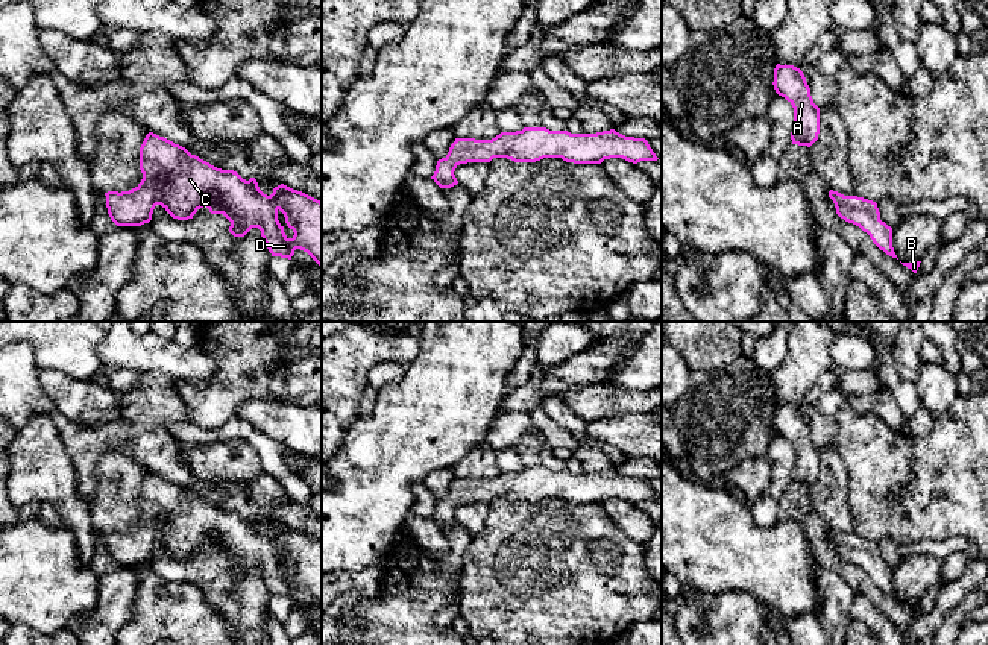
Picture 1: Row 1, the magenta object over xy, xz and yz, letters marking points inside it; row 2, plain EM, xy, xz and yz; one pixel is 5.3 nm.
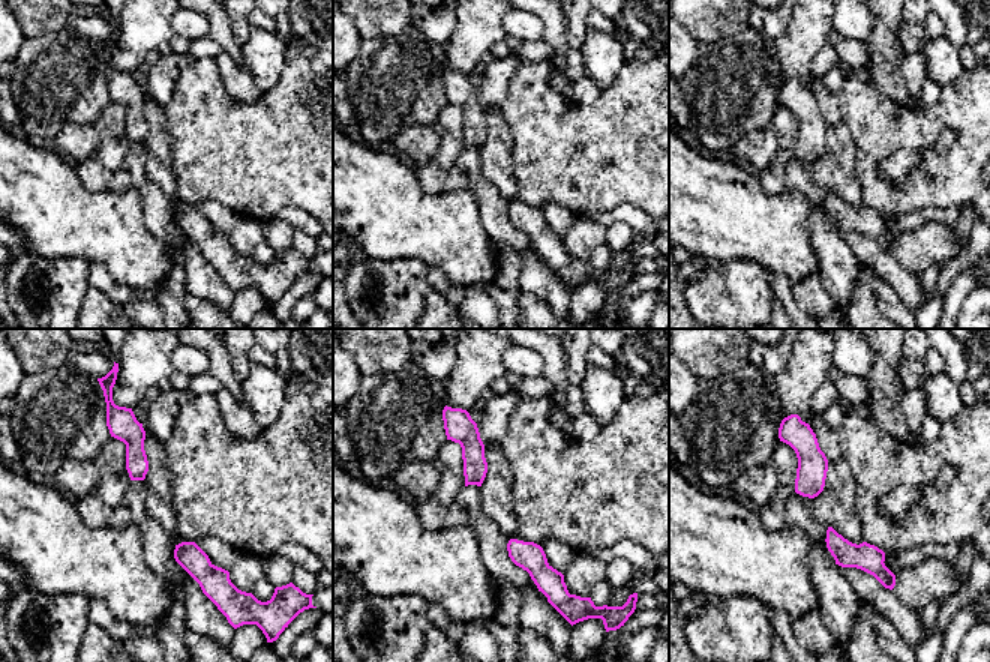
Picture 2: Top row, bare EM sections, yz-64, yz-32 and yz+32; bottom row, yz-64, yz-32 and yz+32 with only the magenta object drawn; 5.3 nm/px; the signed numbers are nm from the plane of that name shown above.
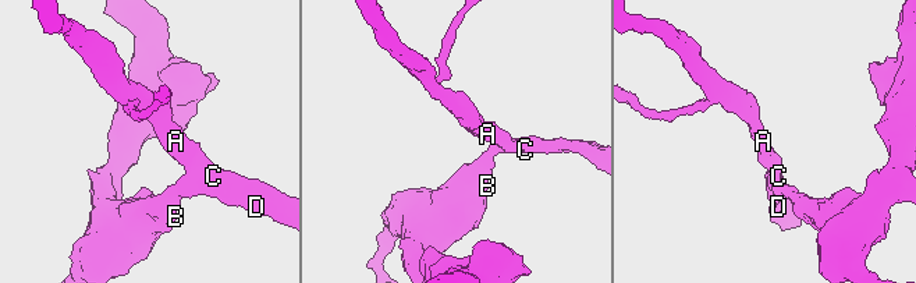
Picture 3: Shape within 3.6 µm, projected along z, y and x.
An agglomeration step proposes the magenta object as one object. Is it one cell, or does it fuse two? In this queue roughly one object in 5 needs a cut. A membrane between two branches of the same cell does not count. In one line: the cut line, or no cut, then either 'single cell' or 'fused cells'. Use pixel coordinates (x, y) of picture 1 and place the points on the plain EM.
cut none; single cell

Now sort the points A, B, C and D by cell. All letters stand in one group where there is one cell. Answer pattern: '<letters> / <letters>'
A B C D

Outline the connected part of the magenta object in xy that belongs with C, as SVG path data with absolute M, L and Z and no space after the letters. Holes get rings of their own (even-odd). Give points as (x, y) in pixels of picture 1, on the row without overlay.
M149 472L140 487L140 510L143 513L141 522L129 531L108 531L106 548L111 560L117 566L141 566L152 560L152 554L156 545L161 545L173 558L188 560L203 546L209 549L211 554L223 554L229 562L229 572L234 577L244 577L252 568L261 571L261 577L272 593L272 596L288 598L294 595L296 589L307 592L320 607L322 607L322 542L302 533L293 530L284 524L273 528L270 536L264 534L255 518L249 521L243 519L234 510L222 510L209 502L191 495L185 487L175 484L173 481ZM278 552L285 557L287 566L294 572L288 578L284 572L284 566L278 560Z

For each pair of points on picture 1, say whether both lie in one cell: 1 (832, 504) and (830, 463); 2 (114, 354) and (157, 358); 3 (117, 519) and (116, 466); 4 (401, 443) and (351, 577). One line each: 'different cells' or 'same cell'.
1: same cell
2: same cell
3: same cell
4: different cells

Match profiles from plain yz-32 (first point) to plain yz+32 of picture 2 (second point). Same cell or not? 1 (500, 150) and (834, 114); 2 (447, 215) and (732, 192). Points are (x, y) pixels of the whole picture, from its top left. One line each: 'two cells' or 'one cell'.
1: two cells
2: one cell

